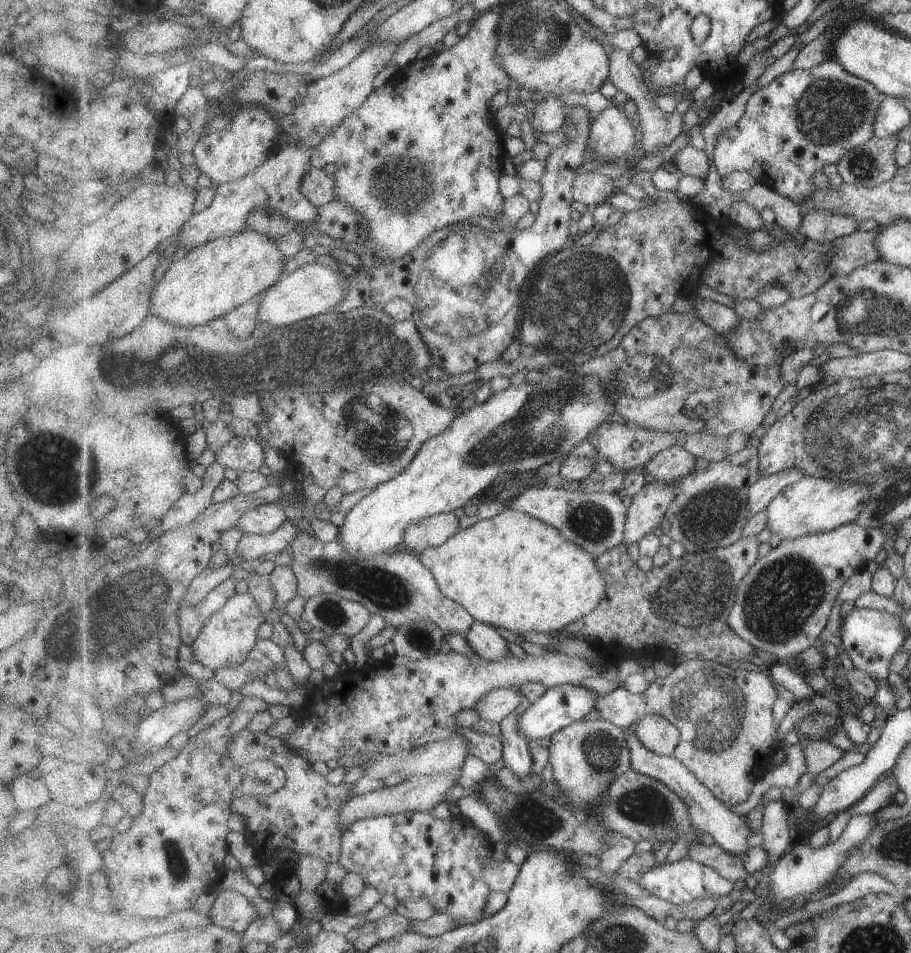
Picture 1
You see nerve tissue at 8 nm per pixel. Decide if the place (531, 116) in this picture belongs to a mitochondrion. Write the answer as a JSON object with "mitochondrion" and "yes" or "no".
{"mitochondrion":"no"}

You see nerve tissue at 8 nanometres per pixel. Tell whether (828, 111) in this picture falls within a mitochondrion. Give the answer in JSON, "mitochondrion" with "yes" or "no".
{"mitochondrion":"yes"}

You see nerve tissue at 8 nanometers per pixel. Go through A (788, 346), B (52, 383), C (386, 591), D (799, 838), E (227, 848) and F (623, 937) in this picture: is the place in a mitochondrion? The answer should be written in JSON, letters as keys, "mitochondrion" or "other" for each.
{"A":"other","B":"other","C":"mitochondrion","D":"other","E":"other","F":"mitochondrion"}

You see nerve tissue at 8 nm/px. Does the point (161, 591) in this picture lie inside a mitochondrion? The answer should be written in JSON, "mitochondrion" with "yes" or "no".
{"mitochondrion":"yes"}

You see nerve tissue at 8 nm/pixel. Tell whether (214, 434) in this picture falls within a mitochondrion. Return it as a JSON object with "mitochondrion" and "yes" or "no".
{"mitochondrion":"no"}

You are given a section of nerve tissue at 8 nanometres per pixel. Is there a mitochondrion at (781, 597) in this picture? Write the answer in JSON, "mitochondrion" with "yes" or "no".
{"mitochondrion":"yes"}

